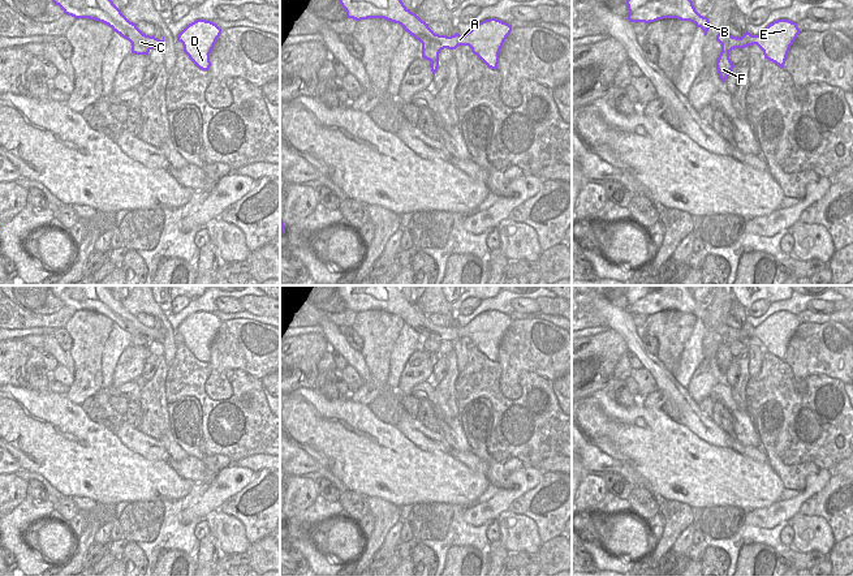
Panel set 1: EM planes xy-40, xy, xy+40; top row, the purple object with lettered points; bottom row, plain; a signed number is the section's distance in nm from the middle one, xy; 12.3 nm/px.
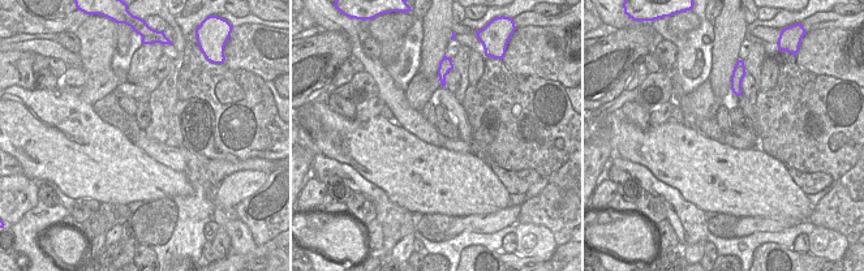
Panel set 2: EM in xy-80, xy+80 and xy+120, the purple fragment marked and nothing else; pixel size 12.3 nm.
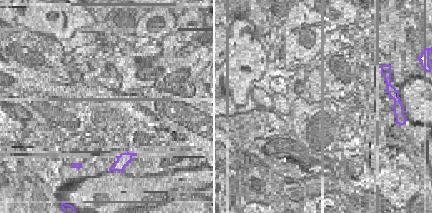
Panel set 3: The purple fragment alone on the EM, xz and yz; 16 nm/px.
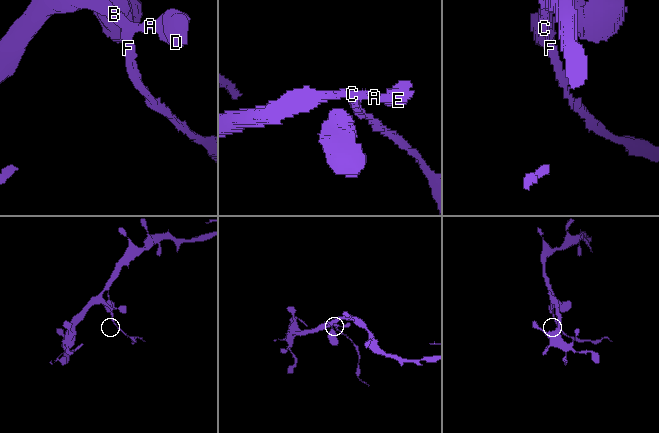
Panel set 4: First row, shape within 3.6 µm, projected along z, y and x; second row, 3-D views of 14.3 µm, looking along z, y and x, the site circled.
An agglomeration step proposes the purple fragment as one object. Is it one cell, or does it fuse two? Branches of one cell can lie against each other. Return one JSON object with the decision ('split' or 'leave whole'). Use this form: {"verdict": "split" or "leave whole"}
{"verdict": "split"}

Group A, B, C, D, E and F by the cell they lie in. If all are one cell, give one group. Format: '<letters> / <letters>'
A B C D E / F

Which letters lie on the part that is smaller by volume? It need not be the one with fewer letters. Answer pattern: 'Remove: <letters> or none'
Remove: F

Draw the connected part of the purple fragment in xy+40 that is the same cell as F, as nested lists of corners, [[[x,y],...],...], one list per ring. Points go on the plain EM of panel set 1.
[[[721,347],[720,349],[718,349],[716,361],[721,374],[725,374],[733,360],[734,357],[732,356],[729,348]]]

